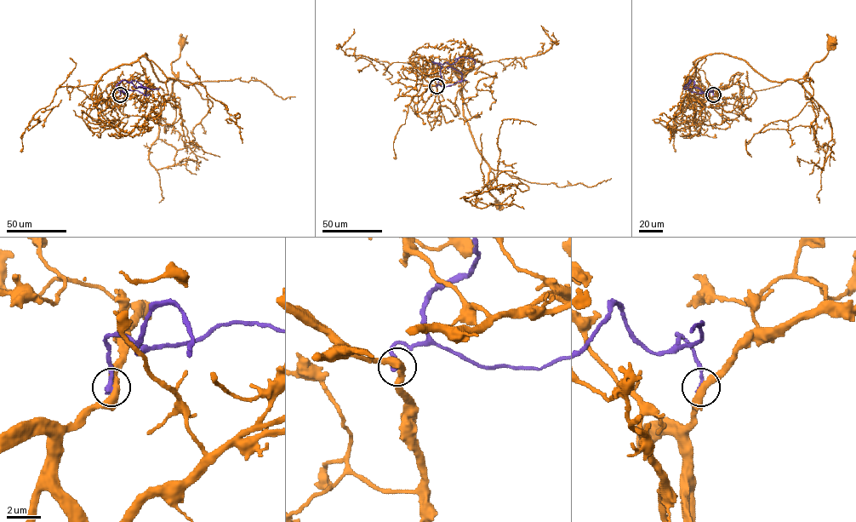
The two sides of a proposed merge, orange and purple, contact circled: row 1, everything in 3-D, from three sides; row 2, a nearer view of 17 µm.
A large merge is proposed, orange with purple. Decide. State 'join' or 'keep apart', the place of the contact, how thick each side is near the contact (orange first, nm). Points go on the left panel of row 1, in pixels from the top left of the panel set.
keep apart | (120, 94) | 420/340 nm

